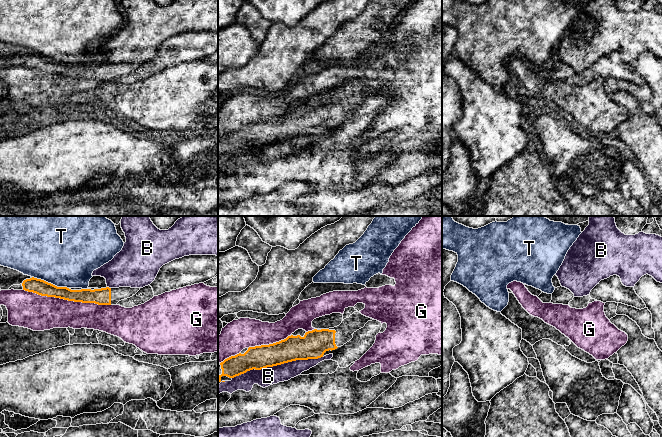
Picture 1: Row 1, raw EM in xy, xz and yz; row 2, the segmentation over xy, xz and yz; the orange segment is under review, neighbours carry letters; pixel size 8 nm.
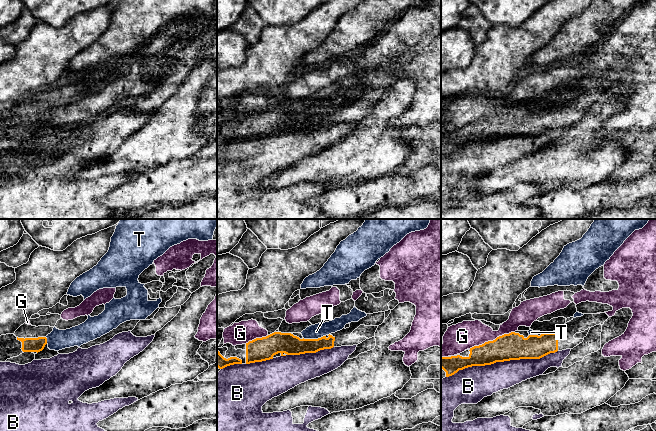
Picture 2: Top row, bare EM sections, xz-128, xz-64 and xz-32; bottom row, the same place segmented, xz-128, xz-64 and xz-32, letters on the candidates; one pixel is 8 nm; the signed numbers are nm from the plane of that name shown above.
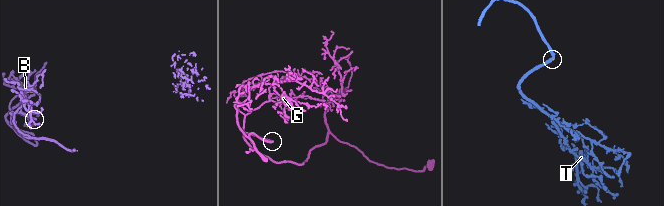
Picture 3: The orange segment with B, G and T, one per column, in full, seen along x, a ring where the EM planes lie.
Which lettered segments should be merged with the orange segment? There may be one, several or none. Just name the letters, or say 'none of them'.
none of them

